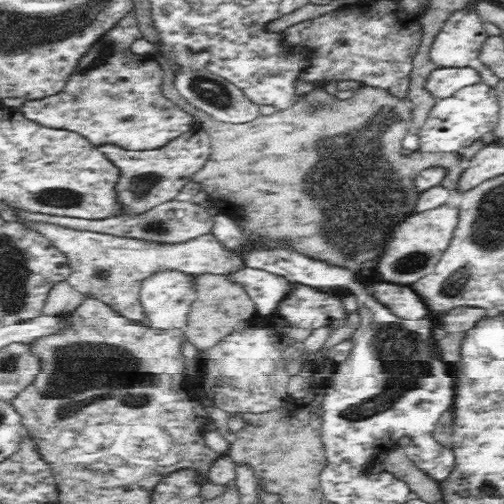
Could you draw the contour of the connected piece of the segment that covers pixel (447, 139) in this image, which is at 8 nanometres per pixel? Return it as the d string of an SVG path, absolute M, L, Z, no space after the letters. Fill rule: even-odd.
M473 84L457 90L452 96L438 99L427 113L424 125L419 129L419 149L422 152L456 152L478 141L486 132L493 132L499 118L499 102L496 91L482 84Z

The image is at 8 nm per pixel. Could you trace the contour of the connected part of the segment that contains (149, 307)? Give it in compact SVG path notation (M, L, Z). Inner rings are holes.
M176 271L158 273L146 279L141 286L139 301L142 305L144 318L148 320L148 326L154 331L178 330L187 326L186 319L189 315L191 302L195 299L195 289L190 287L193 275L185 275Z

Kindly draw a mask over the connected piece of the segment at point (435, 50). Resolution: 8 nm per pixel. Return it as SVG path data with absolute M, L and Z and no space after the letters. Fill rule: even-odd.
M465 7L452 12L444 20L440 33L436 34L433 44L430 46L430 50L428 50L430 62L436 65L436 68L441 69L468 67L468 63L478 56L480 46L482 46L484 40L489 37L485 32L485 23L472 8Z

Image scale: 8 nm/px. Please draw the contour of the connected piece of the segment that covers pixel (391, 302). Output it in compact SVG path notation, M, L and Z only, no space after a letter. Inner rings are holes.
M374 284L374 297L400 318L424 319L428 309L411 287L392 284Z

